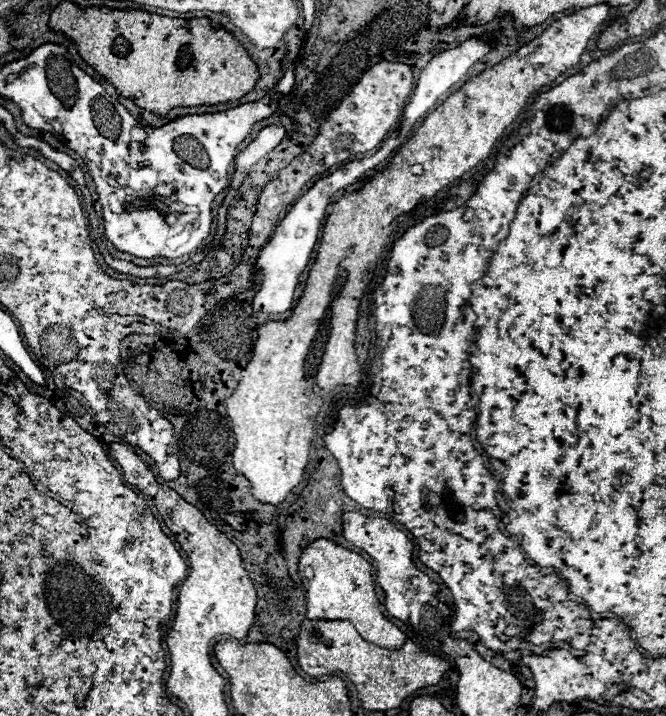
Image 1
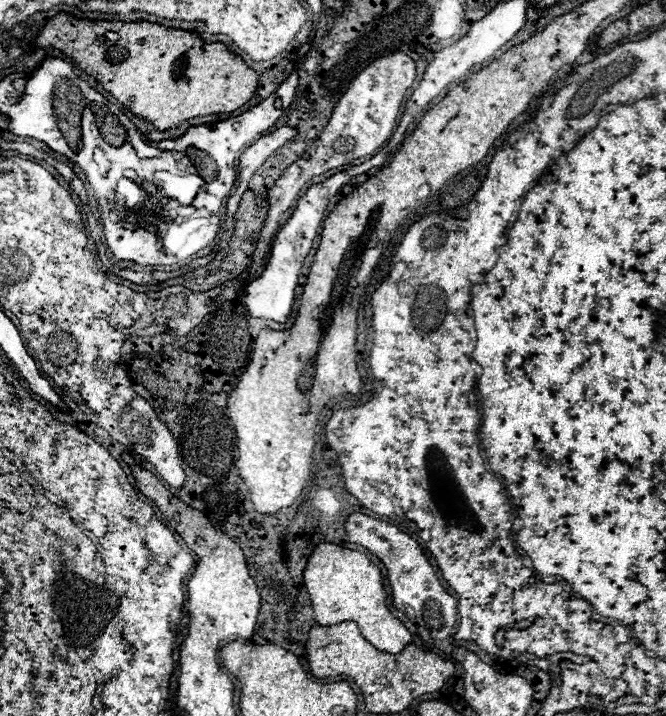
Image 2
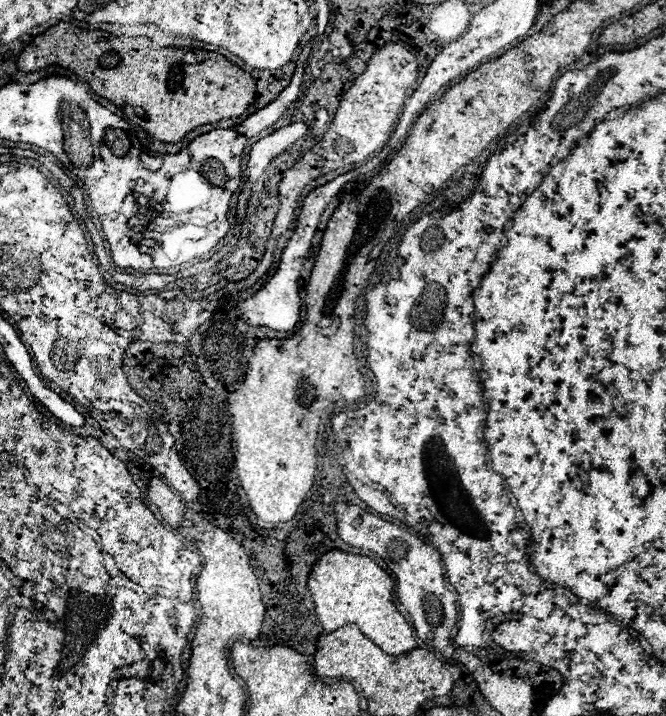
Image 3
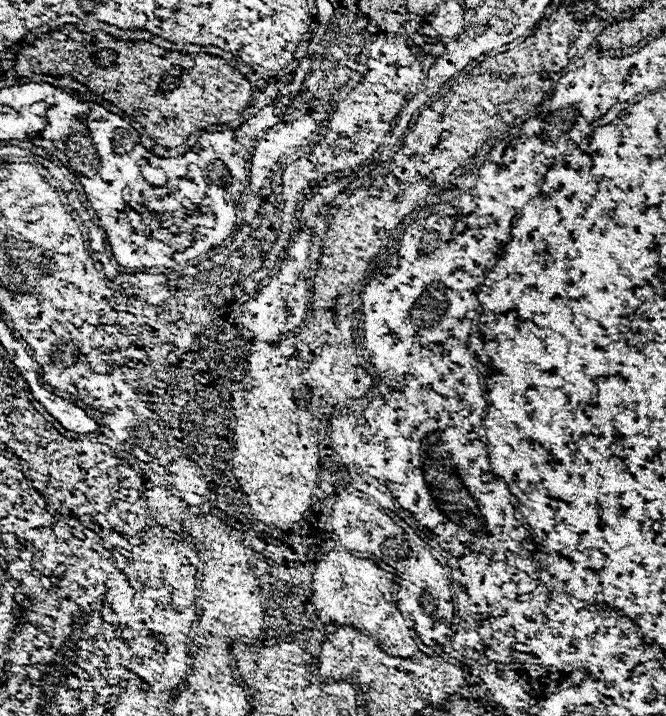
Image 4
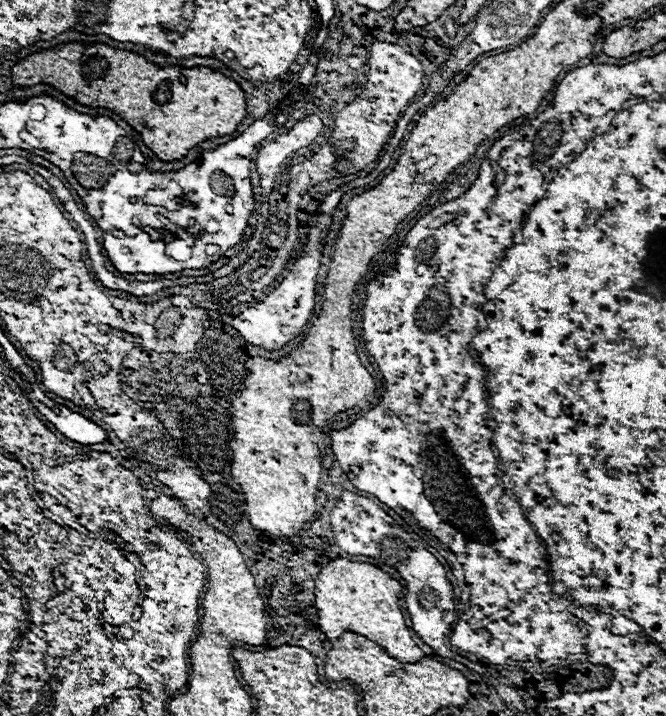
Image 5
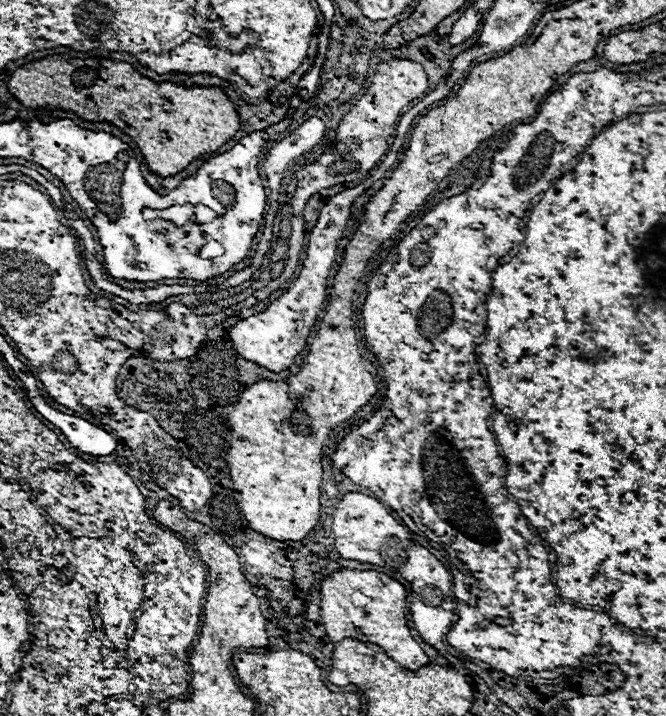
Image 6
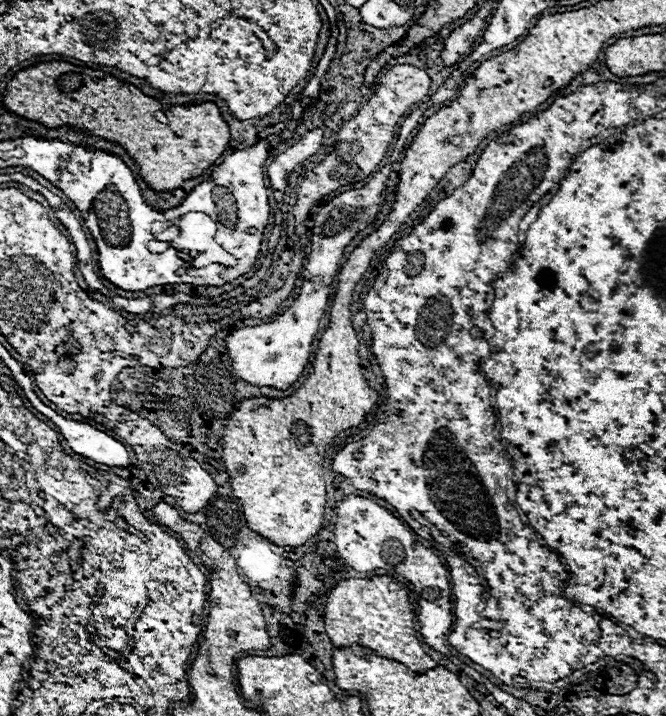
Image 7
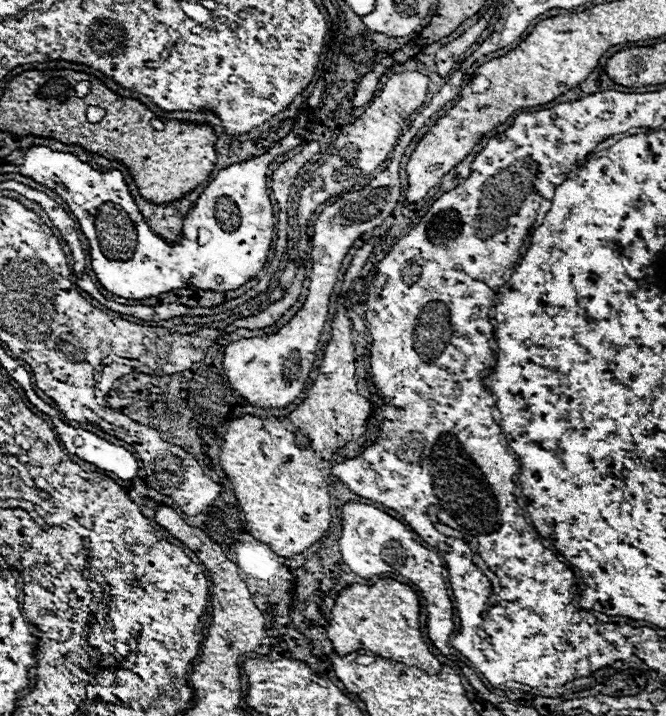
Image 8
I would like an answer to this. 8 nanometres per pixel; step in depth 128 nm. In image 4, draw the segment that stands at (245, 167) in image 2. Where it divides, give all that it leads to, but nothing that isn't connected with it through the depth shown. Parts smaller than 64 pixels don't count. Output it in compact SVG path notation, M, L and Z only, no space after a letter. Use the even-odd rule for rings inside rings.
M304 116L302 120L296 120L290 126L284 126L282 130L270 132L268 138L258 140L250 160L250 190L260 190L270 178L270 170L276 164L276 160L306 138L310 138L310 116Z

